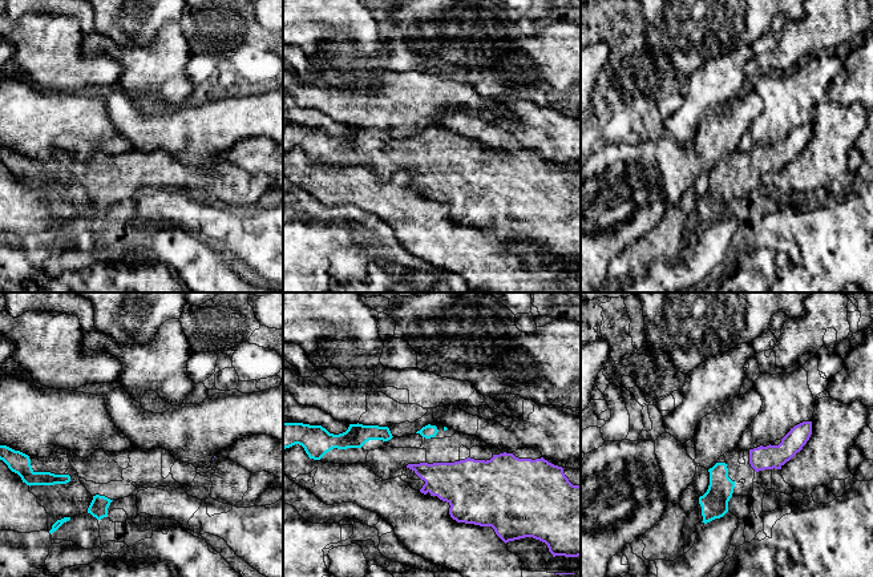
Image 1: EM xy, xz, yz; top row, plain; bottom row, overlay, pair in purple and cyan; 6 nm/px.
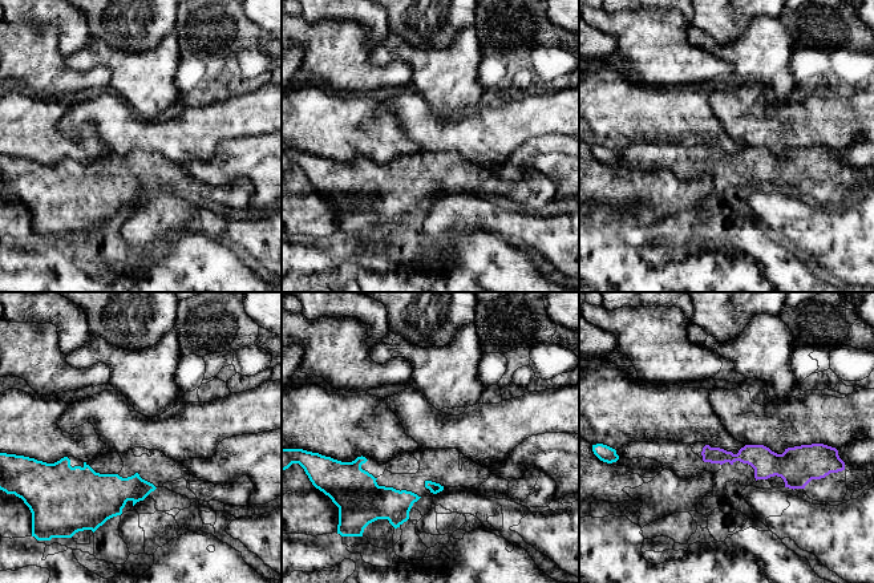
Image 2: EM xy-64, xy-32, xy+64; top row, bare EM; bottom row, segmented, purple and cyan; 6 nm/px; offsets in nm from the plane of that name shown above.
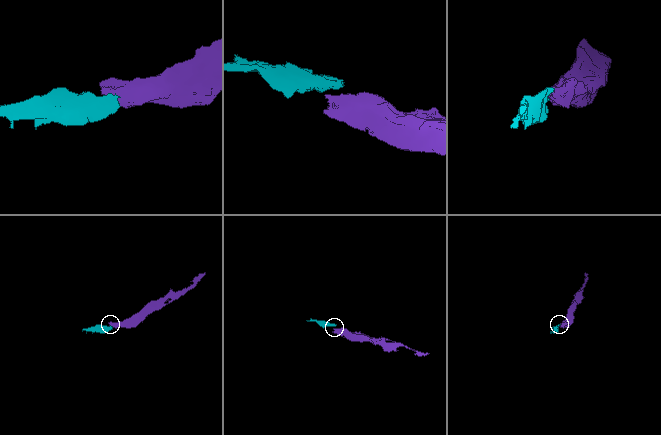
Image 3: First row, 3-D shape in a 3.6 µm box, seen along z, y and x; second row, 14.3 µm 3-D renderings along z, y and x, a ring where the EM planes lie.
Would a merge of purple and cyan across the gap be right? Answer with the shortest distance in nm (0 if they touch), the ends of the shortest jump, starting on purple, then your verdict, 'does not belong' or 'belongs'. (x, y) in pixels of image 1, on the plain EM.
gap 140 nm; span yz (750, 165), (727, 170); belongs

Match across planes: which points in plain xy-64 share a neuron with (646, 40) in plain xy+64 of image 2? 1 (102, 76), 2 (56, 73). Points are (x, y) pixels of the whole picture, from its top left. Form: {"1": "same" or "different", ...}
{"1": "same", "2": "same"}

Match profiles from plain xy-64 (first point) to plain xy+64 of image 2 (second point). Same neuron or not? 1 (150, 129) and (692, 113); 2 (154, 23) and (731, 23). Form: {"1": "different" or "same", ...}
{"1": "different", "2": "same"}

